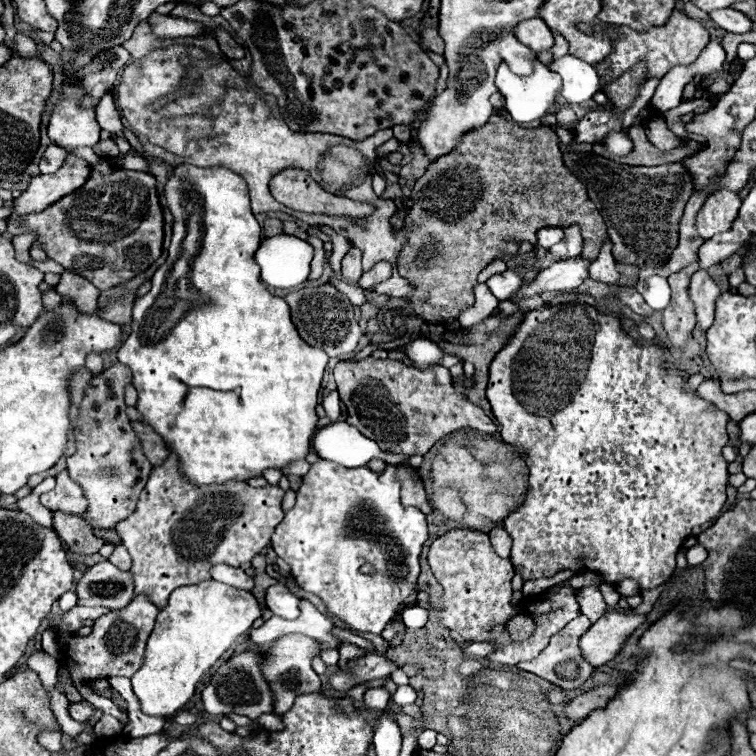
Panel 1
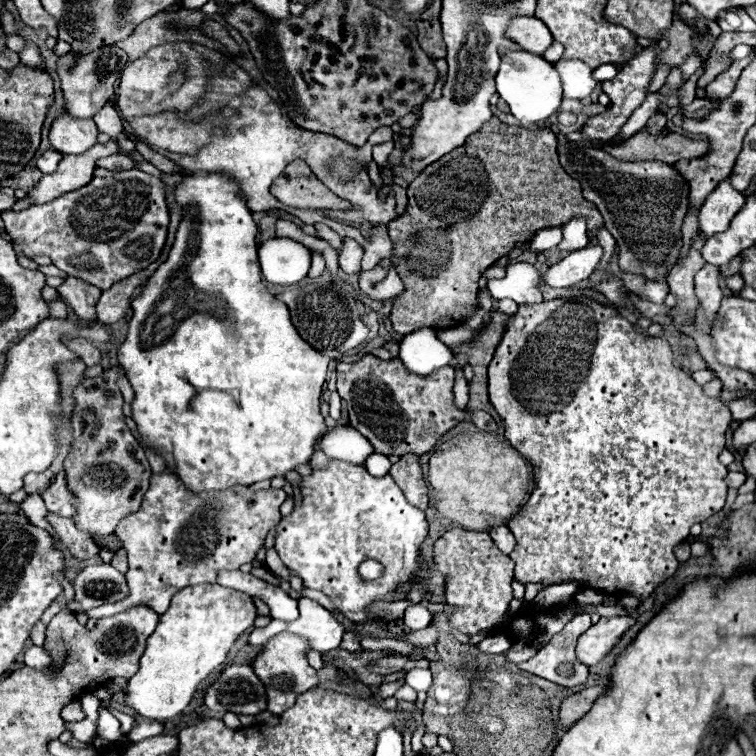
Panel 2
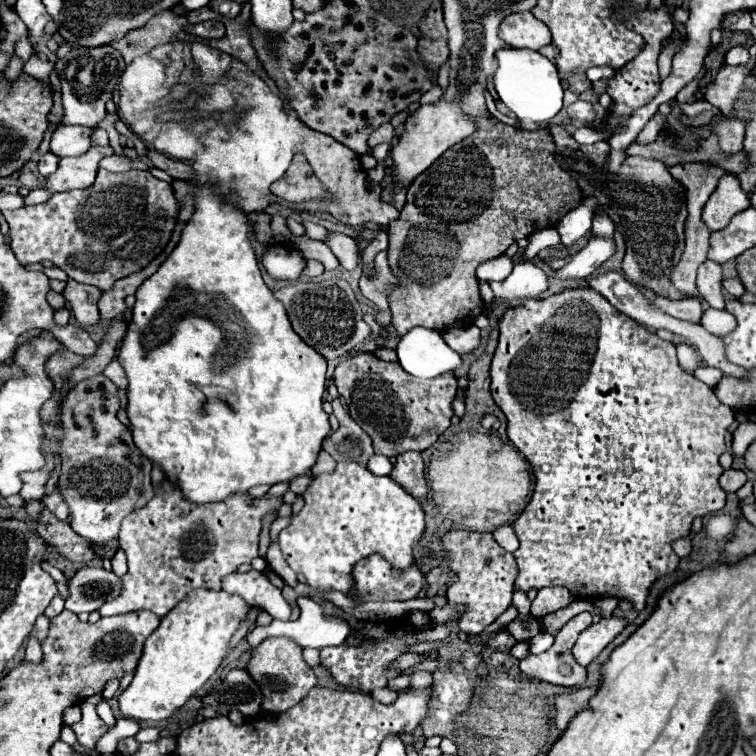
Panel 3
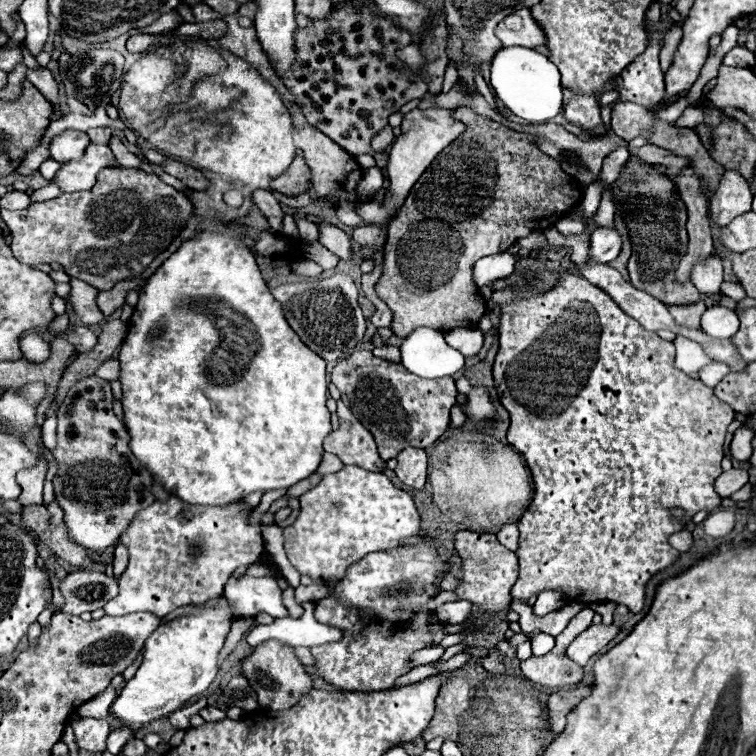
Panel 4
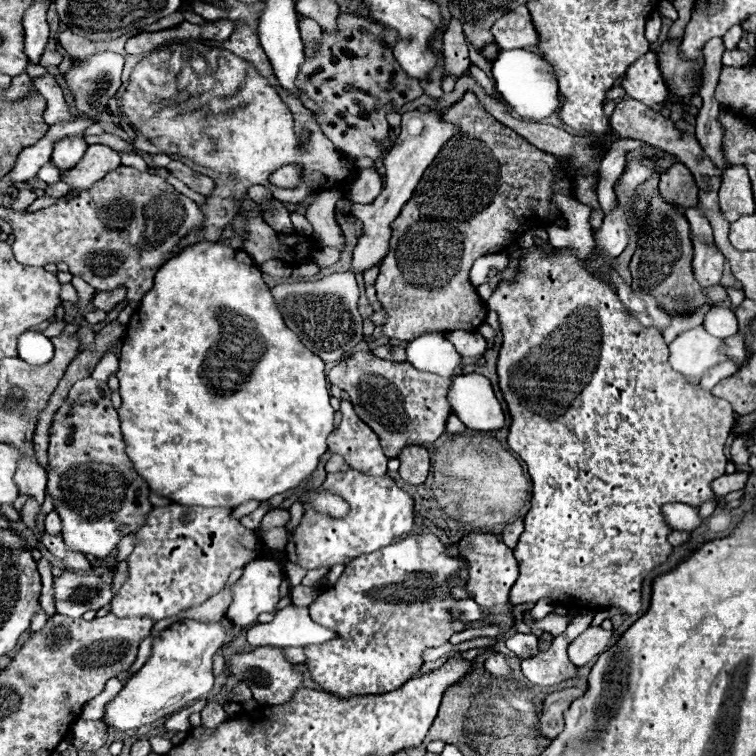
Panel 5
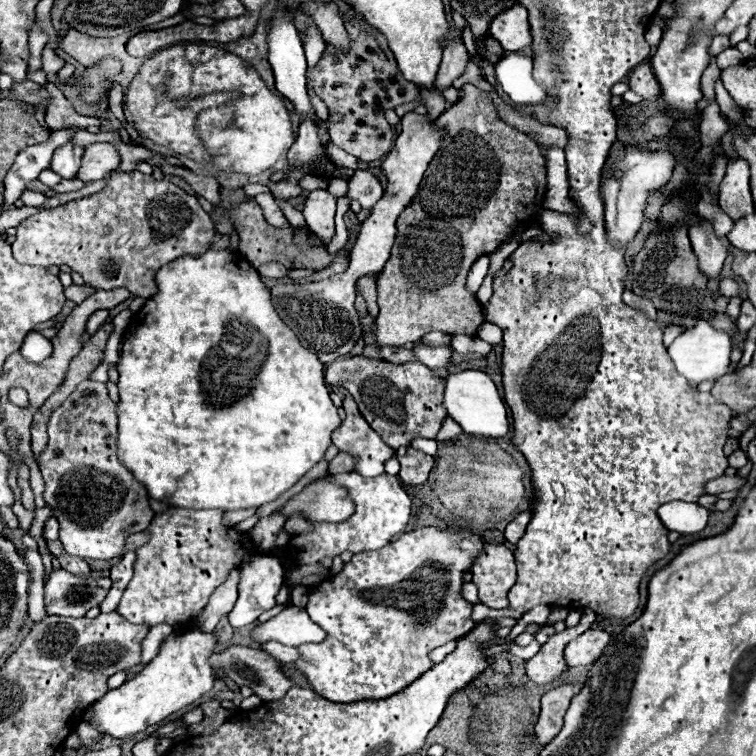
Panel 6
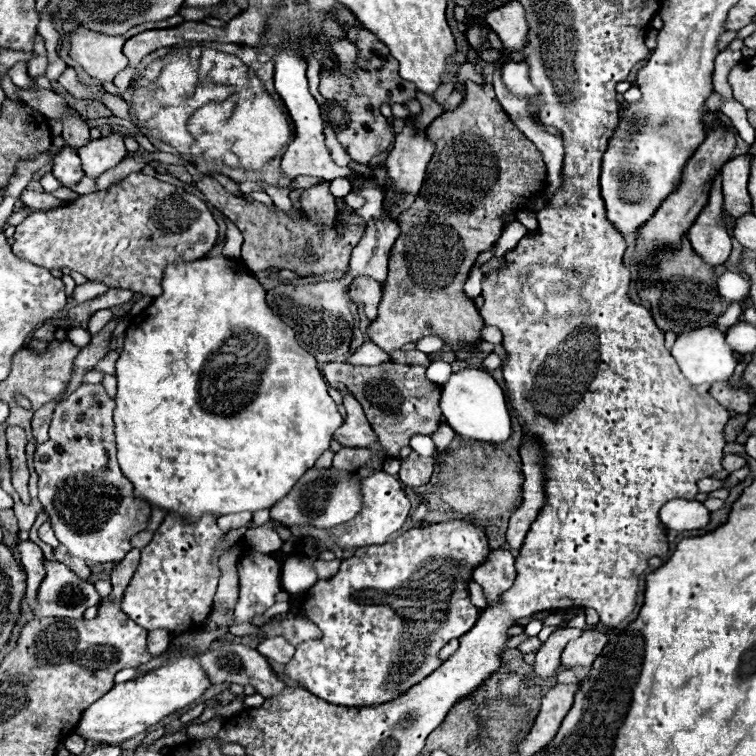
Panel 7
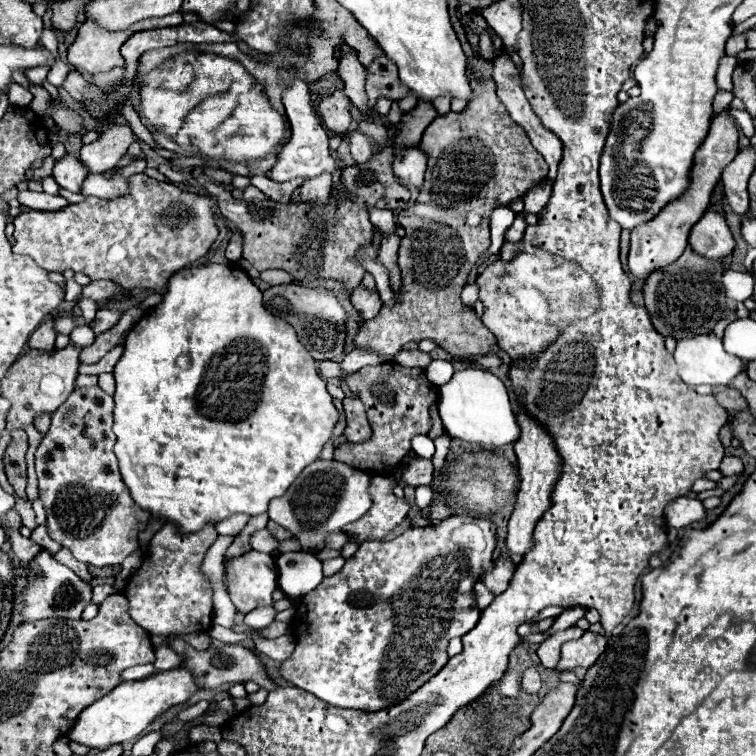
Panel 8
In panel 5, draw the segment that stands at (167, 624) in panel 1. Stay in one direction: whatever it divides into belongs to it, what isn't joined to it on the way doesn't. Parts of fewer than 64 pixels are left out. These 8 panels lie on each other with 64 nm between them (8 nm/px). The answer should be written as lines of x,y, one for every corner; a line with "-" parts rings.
178,620
164,630
152,644
148,662
124,684
124,688
106,704
102,722
116,732
134,732
146,724
174,714
176,710
200,700
212,690
212,658
224,644
224,628
220,622
202,624
196,620

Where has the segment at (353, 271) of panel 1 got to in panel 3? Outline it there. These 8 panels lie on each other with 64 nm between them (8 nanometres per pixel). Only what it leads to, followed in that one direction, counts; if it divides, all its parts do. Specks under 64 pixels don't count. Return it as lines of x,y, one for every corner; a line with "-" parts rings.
330,232
328,238
324,240
324,244
336,254
336,258
340,260
340,266
344,266
346,270
354,270
356,268
358,248
356,248
356,240
354,238
344,236
340,232

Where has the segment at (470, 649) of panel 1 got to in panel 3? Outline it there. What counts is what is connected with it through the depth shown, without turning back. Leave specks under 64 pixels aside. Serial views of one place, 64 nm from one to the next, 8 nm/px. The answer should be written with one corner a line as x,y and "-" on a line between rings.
502,631
491,637
486,646
498,651
505,651
511,649
516,643
517,641
512,635
509,635
506,631

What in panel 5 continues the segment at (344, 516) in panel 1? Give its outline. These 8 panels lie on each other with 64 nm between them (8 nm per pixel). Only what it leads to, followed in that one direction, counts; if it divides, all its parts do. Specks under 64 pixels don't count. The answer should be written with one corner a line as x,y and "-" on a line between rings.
348,468
346,472
328,474
322,488
346,498
350,514
346,518
326,518
326,514
318,514
316,510
310,510
310,506
304,506
304,518
298,528
288,532
286,544
288,560
302,568
314,570
320,566
334,566
336,562
348,564
352,558
380,550
412,532
414,500
398,488
388,474
382,478
366,478
366,474

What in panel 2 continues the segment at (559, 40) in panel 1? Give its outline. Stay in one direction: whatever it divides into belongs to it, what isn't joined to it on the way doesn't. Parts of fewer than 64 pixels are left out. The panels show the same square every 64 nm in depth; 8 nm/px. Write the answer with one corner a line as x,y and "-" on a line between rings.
554,41
552,45
543,53
543,58
551,63
555,63
561,59
564,52
564,46

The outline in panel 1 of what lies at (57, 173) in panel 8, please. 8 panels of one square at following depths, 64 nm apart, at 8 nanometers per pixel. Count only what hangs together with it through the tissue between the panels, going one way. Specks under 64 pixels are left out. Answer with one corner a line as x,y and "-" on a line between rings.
70,82
62,84
62,98
52,110
48,136
56,146
74,152
82,146
94,146
98,142
100,126
94,118
94,110
80,110
78,98
82,98
82,90
72,86

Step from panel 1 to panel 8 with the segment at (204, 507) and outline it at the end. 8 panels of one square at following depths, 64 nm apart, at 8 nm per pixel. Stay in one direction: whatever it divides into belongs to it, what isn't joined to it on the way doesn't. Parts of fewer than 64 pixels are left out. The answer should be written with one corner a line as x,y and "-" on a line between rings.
162,526
148,544
146,558
140,570
130,578
124,594
130,602
130,616
138,626
148,630
154,636
180,636
180,634
198,634
206,632
212,624
212,586
208,578
200,572
200,564
206,556
206,550
216,540
216,528
206,526
198,534
178,534
176,526

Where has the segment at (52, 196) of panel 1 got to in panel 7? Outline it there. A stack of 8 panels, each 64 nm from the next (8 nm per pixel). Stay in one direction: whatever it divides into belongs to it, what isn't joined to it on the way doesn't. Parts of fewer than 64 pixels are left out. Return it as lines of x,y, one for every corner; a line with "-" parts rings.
112,132
78,150
86,176
98,178
102,172
114,168
118,162
124,160
124,156
126,156
124,136
126,134
122,134
122,132

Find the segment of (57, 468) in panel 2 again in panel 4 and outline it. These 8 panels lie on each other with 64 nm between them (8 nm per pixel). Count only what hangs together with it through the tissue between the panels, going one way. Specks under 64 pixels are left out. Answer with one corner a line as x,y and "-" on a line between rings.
36,464
36,466
20,470
16,474
16,480
22,486
22,494
18,498
18,502
22,506
26,506
28,502
42,504
42,484
44,484
44,478
46,478
46,470
48,470
46,464
42,464
42,466

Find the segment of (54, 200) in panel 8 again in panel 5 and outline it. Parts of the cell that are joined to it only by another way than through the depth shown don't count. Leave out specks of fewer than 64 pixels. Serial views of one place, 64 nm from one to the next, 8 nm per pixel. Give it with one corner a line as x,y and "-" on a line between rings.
26,188
26,190
20,190
20,192
16,194
16,198
10,202
10,208
12,208
12,210
24,210
24,208
28,208
34,200
38,200
38,194

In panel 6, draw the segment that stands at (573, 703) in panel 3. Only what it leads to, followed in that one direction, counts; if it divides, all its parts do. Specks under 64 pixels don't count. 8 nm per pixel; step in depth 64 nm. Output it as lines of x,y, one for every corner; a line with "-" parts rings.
564,684
548,690
542,696
542,712
534,726
534,738
540,746
548,744
562,730
562,718
570,706
570,700
580,692
580,688
580,684

